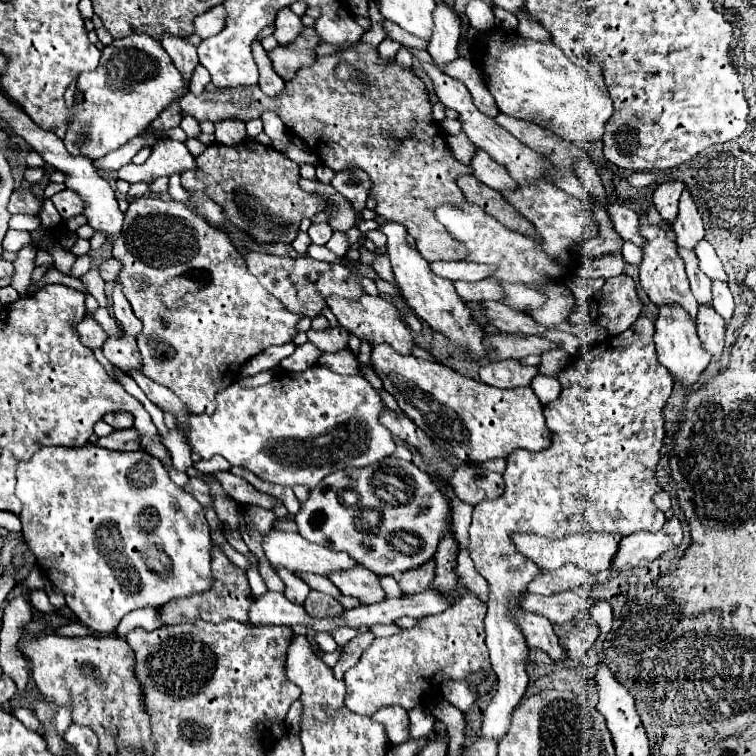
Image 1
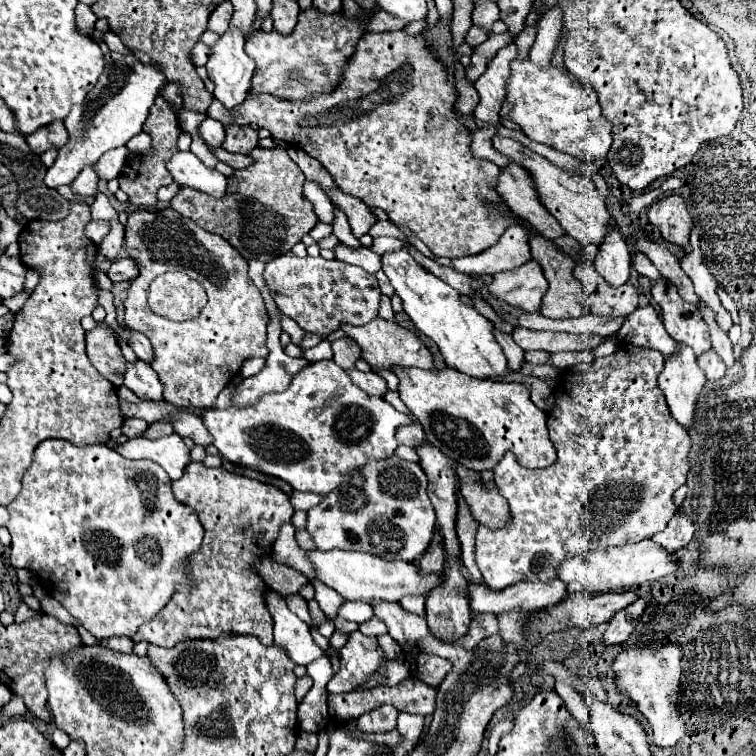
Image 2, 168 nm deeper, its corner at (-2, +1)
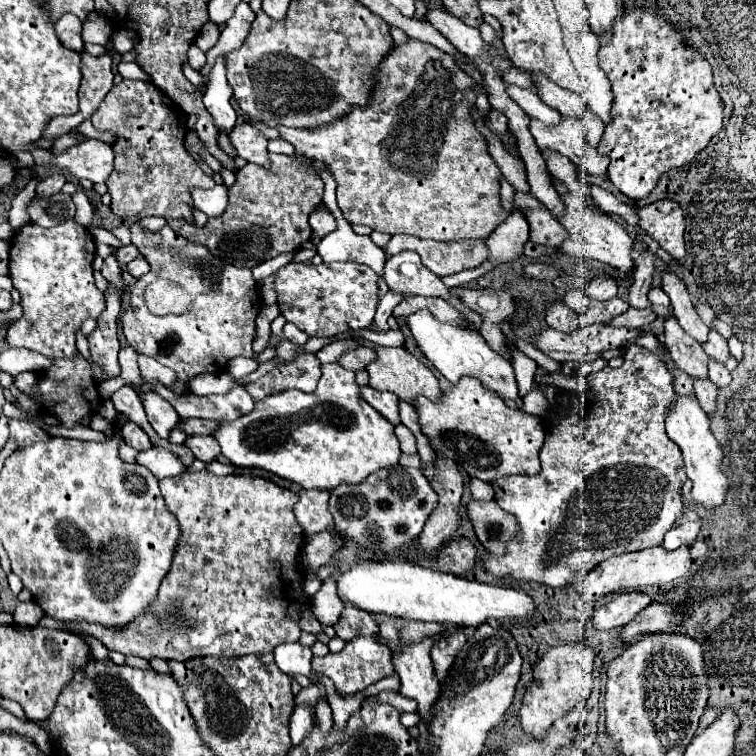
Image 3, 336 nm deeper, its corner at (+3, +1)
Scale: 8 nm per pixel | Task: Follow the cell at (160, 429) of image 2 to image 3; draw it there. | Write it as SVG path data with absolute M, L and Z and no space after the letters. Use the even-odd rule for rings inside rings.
M179 419L177 427L181 427L187 435L191 433L203 433L203 435L211 435L217 423L213 421L205 421L205 419Z

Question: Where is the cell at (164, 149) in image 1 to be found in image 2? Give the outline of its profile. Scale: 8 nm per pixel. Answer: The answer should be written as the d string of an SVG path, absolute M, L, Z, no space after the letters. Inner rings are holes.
M180 151L168 161L168 171L172 173L174 181L184 187L192 187L202 191L210 197L224 197L228 179L218 173L216 169L204 167L204 163L190 151Z

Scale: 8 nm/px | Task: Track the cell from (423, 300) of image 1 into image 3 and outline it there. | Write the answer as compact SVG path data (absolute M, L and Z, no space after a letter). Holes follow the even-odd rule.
M419 309L415 313L411 313L407 317L409 329L419 345L419 349L423 351L423 355L435 365L435 369L447 377L453 385L463 377L477 377L479 381L483 381L483 385L491 391L495 391L497 395L501 395L503 399L511 399L515 403L521 401L519 397L519 389L517 389L517 381L513 375L513 367L507 359L503 359L499 353L495 353L487 341L483 339L483 335L477 329L471 329L463 323L443 323L439 319L435 319L431 315L429 309Z

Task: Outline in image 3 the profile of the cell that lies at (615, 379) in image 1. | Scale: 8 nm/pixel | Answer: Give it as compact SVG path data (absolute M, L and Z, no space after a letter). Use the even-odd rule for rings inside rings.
M631 345L627 347L625 355L623 355L623 365L613 369L613 367L603 367L597 373L589 375L591 381L591 391L587 393L573 393L569 399L569 407L563 413L563 421L555 421L555 425L547 427L547 437L545 437L545 445L543 445L543 453L541 453L541 473L529 477L529 475L507 475L501 479L493 481L494 498L493 500L501 505L501 508L508 513L513 513L517 517L519 523L519 533L515 537L511 537L511 541L507 543L507 549L503 555L495 555L485 551L485 559L481 561L485 571L489 571L491 575L499 577L499 579L515 579L515 581L525 581L525 583L543 583L549 587L565 587L573 583L573 577L585 575L587 571L591 571L597 563L613 557L613 555L621 555L627 551L639 551L639 549L647 549L647 547L655 547L661 545L663 535L671 529L673 521L681 515L683 511L683 501L681 501L681 487L687 481L685 469L683 469L683 455L679 445L675 445L667 433L665 433L665 411L669 407L669 403L675 399L675 391L673 391L673 377L667 371L667 367L661 363L659 357L655 357L651 351ZM599 439L605 441L605 457L603 457L603 449Z

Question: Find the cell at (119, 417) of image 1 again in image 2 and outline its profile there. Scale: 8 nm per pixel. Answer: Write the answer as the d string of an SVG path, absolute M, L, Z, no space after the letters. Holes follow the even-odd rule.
M128 419L122 423L122 433L128 435L130 439L134 437L142 437L142 433L148 429L148 423L142 419Z

